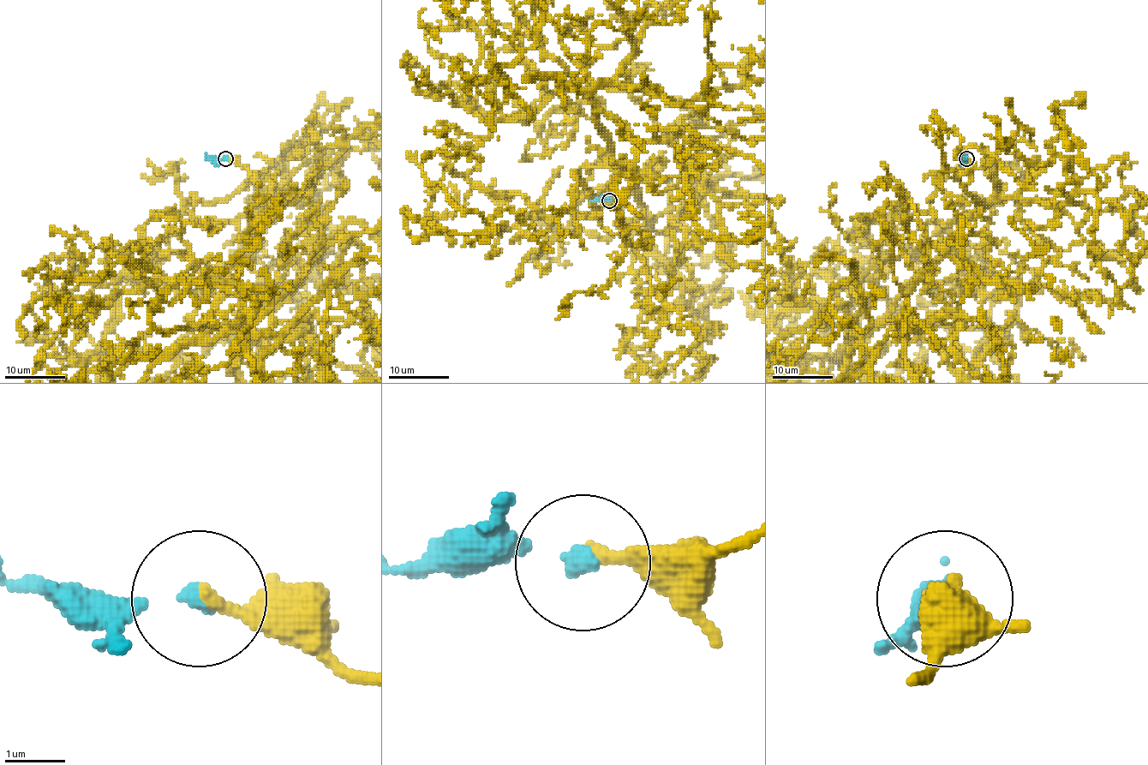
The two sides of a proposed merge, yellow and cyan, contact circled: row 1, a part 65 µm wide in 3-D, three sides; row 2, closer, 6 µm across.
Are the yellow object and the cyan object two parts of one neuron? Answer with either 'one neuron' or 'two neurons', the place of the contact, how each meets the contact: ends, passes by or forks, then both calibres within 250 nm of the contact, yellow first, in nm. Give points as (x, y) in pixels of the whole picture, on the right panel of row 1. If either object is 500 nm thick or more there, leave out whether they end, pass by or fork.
one neuron; at (966, 158); yellow ends there; cyan ends there; 240 nm thick on the yellow side, 260 nm on the other

